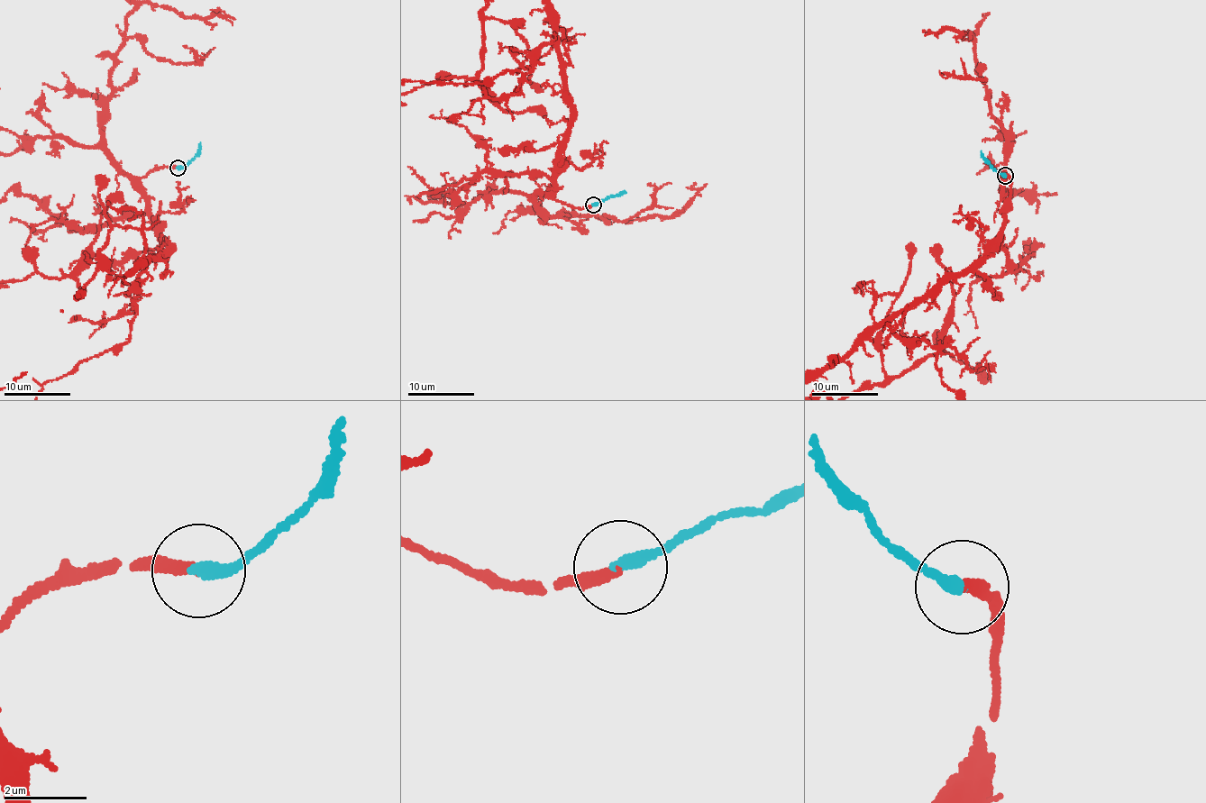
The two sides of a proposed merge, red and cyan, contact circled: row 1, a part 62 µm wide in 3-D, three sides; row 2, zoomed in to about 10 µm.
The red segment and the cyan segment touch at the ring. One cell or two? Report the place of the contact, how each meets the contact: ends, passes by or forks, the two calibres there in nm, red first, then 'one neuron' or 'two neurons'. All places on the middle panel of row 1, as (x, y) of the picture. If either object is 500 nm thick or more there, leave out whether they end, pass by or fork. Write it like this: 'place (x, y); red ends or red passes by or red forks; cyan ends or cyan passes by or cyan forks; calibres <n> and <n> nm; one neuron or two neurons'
place (593, 205); red ends; cyan ends; calibres 280 and 320 nm; one neuron

